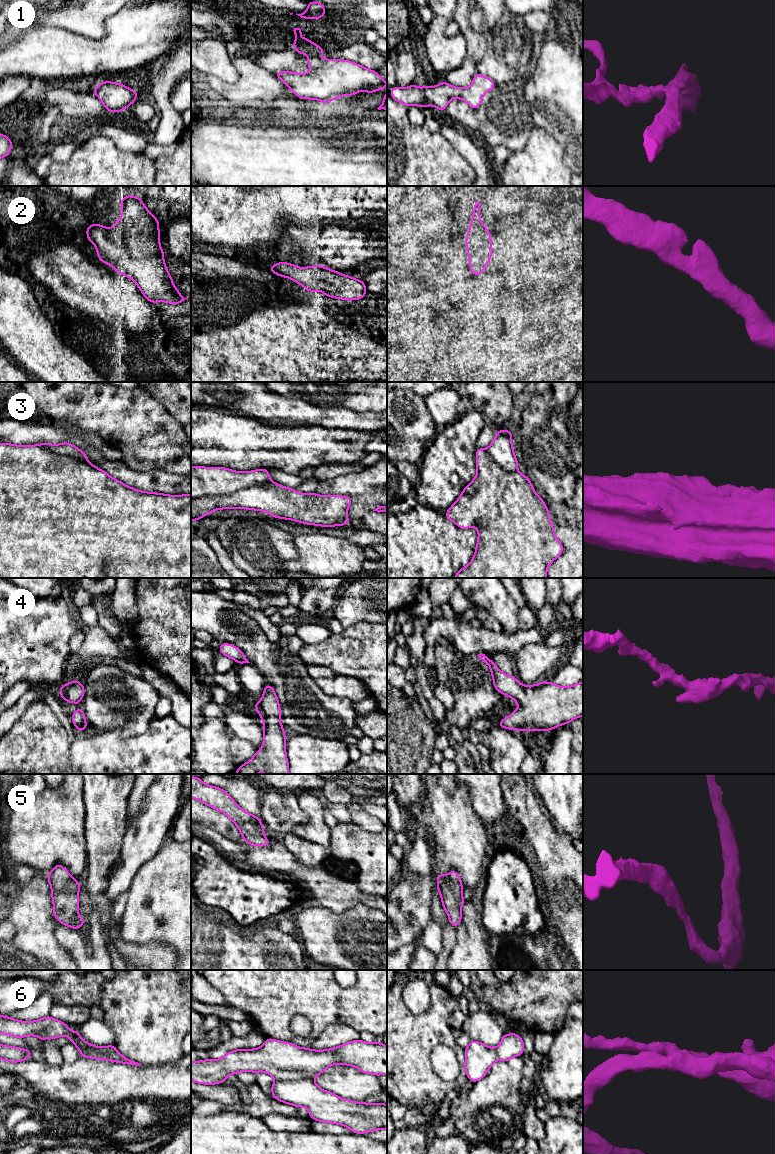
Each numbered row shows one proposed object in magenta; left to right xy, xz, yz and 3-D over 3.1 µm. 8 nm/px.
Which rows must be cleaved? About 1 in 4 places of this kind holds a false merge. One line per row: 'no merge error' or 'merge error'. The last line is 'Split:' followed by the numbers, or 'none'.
1: no merge error
2: no merge error
3: merge error
4: no merge error
5: no merge error
6: merge error
Split: 3, 6

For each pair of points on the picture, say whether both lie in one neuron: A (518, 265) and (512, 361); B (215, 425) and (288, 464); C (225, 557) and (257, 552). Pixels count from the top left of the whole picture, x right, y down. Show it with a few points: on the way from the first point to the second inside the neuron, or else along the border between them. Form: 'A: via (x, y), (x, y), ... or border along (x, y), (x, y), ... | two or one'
A: border along (520, 339), (529, 349) | two
B: via (233, 441), (251, 444), (258, 451), (270, 452) | one
C: border along (217, 536), (221, 545), (238, 567) | two

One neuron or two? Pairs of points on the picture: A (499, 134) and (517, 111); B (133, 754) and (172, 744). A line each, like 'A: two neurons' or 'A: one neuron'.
A: one neuron
B: one neuron

